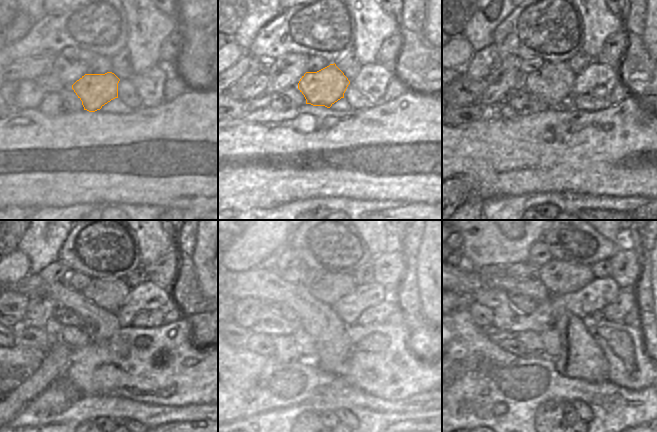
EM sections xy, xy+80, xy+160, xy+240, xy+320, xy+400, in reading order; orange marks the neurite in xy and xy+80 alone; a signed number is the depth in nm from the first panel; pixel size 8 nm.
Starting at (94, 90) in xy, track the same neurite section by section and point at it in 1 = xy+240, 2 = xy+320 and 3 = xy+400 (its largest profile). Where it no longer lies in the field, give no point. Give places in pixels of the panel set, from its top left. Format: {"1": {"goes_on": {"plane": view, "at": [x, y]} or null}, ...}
{"1": {"goes_on": {"plane": "xy+240", "at": [108, 293]}}, "2": {"goes_on": {"plane": "xy+320", "at": [329, 287]}}, "3": {"goes_on": {"plane": "xy+400", "at": [558, 277]}}}

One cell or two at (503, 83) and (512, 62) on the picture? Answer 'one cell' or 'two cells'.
one cell

